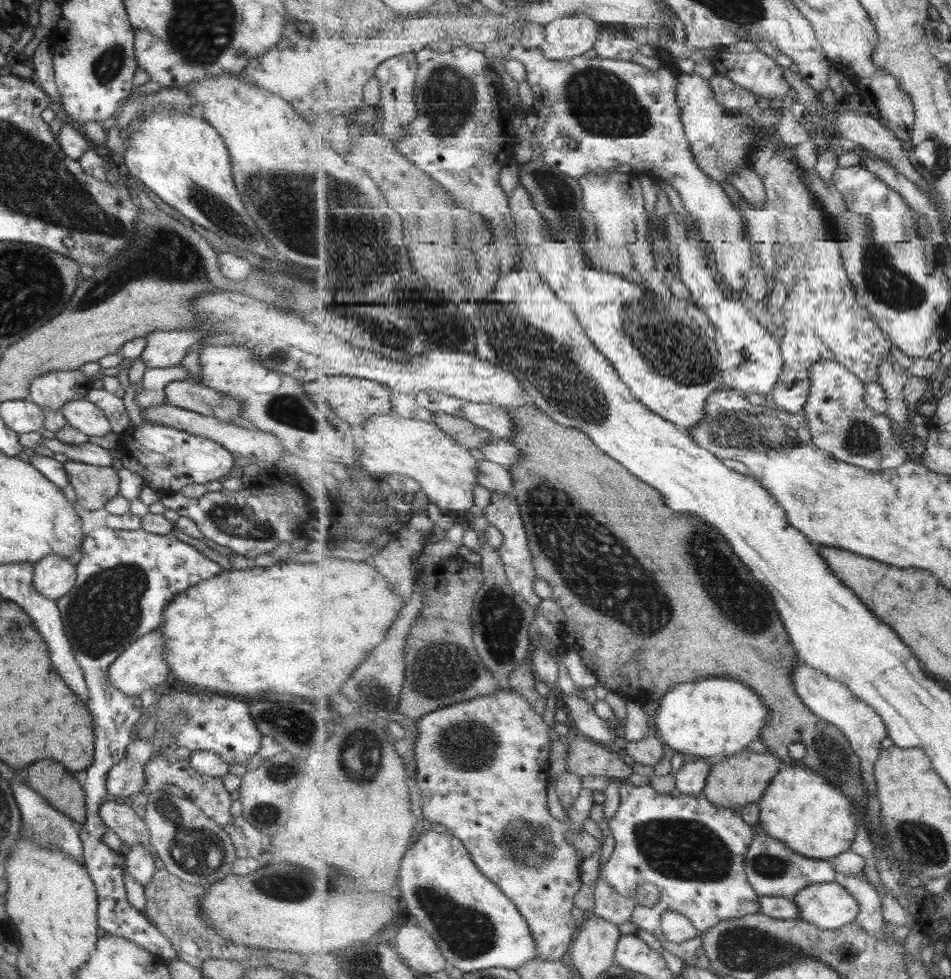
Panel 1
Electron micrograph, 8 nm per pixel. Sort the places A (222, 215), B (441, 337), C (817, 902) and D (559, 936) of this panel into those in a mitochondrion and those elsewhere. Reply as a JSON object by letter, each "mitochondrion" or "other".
{"A":"mitochondrion","B":"other","C":"other","D":"other"}

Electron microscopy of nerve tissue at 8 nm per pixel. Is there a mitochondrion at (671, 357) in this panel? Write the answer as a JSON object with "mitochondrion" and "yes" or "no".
{"mitochondrion":"yes"}

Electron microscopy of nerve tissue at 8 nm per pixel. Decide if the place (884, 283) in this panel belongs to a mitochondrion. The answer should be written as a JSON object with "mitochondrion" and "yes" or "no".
{"mitochondrion":"yes"}

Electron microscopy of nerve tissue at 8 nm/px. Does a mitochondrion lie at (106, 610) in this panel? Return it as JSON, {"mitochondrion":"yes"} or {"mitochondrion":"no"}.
{"mitochondrion":"yes"}

